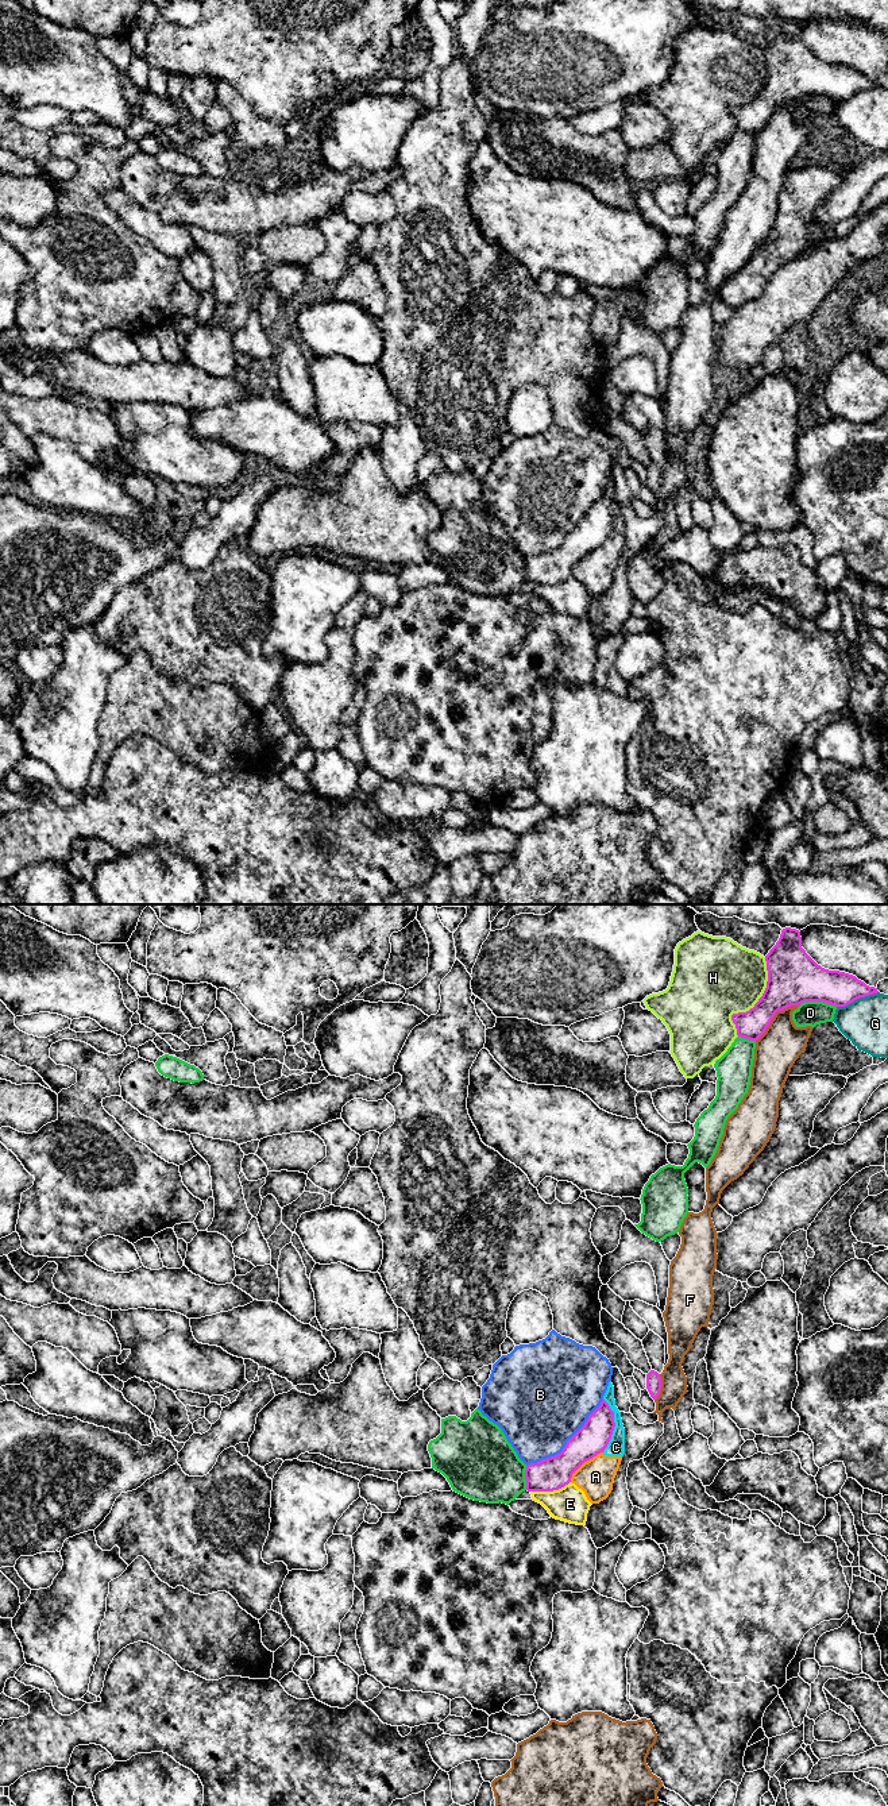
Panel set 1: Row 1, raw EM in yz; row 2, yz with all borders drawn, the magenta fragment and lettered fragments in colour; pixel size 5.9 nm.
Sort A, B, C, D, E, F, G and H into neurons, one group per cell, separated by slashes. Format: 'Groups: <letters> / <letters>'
Groups: A C / B / D / E / F / G / H

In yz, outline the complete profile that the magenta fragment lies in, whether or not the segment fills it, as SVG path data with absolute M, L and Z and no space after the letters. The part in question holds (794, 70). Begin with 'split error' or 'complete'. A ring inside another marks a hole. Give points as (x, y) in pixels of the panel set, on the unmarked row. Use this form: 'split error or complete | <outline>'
complete | M785 20L765 49L768 74L758 94L746 105L731 108L737 128L757 134L777 104L804 94L845 100L860 90L877 86L856 69L818 58L802 40L800 24Z

